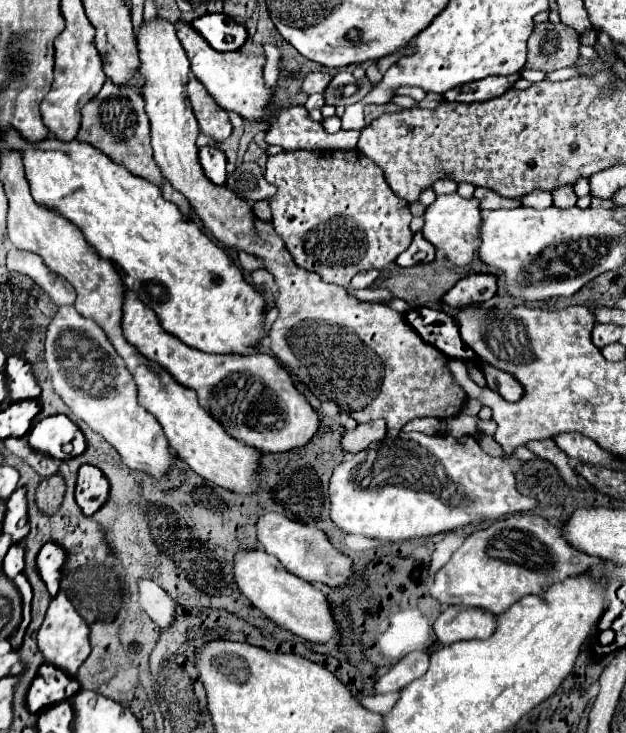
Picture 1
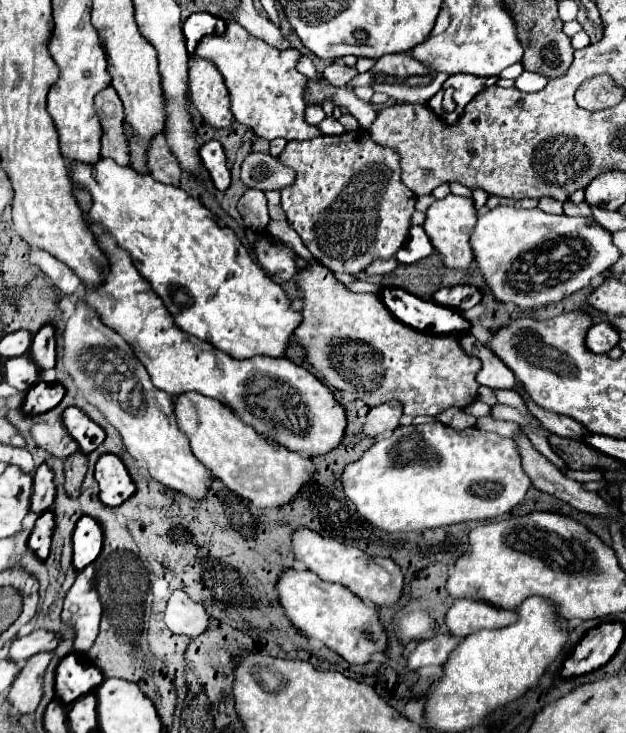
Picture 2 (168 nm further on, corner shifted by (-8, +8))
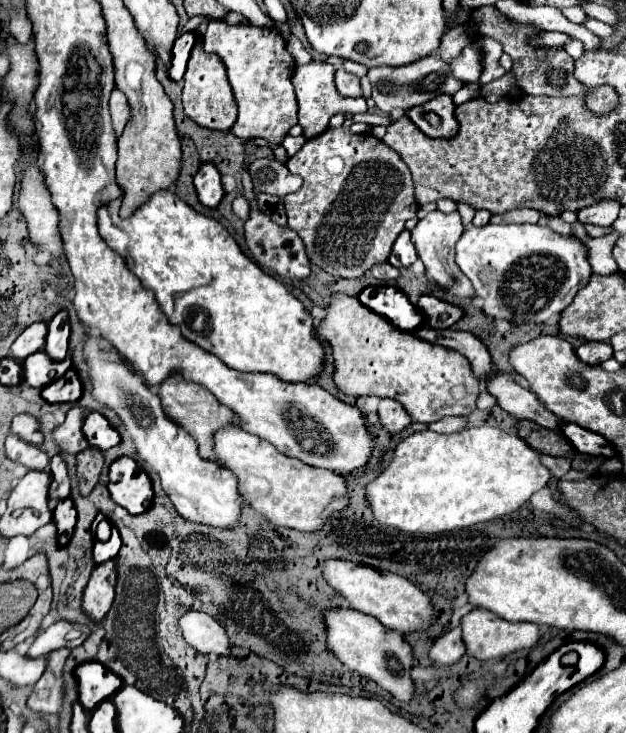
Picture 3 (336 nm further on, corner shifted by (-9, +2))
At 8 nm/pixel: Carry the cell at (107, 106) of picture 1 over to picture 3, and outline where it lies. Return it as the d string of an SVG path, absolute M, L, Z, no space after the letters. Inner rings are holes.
M115 89L111 93L111 101L109 101L109 111L111 111L111 119L113 119L113 131L115 135L123 132L125 123L130 117L130 107L127 105L127 97Z

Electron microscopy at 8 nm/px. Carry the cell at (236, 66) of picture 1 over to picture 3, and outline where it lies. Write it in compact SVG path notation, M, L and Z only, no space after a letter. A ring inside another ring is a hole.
M211 21L203 35L203 47L207 53L219 55L227 69L227 79L239 105L239 117L231 131L243 139L261 137L269 145L283 145L289 129L297 125L297 99L291 85L295 63L279 31L273 27L233 27L223 21Z

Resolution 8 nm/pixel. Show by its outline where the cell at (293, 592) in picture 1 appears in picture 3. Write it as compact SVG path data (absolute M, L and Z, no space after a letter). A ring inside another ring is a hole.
M347 607L325 609L325 633L329 651L351 671L375 681L399 701L409 701L413 695L413 681L409 669L413 667L413 653L401 633L387 629L375 617Z

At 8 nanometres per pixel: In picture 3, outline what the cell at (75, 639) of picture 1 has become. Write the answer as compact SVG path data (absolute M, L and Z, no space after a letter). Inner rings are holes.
M115 559L101 563L93 569L89 583L83 591L83 601L81 601L81 609L87 617L91 617L95 623L99 623L105 613L109 611L113 597L115 597L115 589L113 589L113 581L117 579L117 571L115 571Z

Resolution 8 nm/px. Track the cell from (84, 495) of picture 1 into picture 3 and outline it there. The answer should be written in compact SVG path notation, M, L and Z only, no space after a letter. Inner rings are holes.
M131 457L115 459L109 465L109 495L131 515L143 513L153 499L149 477L137 467Z

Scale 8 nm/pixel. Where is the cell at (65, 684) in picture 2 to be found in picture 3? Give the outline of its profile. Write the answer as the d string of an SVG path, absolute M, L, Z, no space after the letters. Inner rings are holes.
M85 661L77 665L75 677L79 685L79 703L87 711L91 711L93 705L109 699L123 685L123 681L115 677L115 673L109 673L109 669L105 669L105 665L97 661Z

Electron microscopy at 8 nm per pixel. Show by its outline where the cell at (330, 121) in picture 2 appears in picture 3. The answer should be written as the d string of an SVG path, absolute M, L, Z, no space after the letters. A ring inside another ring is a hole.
M303 135L293 137L287 136L283 141L283 147L285 147L289 157L292 157L301 149L301 147L307 142L307 138Z

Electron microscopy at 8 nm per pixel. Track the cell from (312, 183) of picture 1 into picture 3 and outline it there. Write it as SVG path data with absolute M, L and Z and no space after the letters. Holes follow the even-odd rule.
M343 127L327 129L289 157L287 167L303 177L301 189L285 197L289 227L303 239L311 263L335 277L361 277L373 265L385 263L395 239L405 229L405 221L415 217L419 209L413 179L401 155L371 133L353 135ZM349 183L351 187L347 187ZM365 183L369 185L367 189L363 187ZM399 185L403 187L399 189ZM391 189L395 189L393 195L389 195ZM405 195L409 195L407 203ZM387 199L389 205L377 215L375 209L385 205Z

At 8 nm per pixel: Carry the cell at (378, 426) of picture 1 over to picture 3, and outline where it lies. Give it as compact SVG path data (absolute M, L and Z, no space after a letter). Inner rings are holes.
M381 399L377 415L379 415L381 427L389 433L399 433L411 423L411 417L403 409L403 405L397 401L391 401L391 399Z

